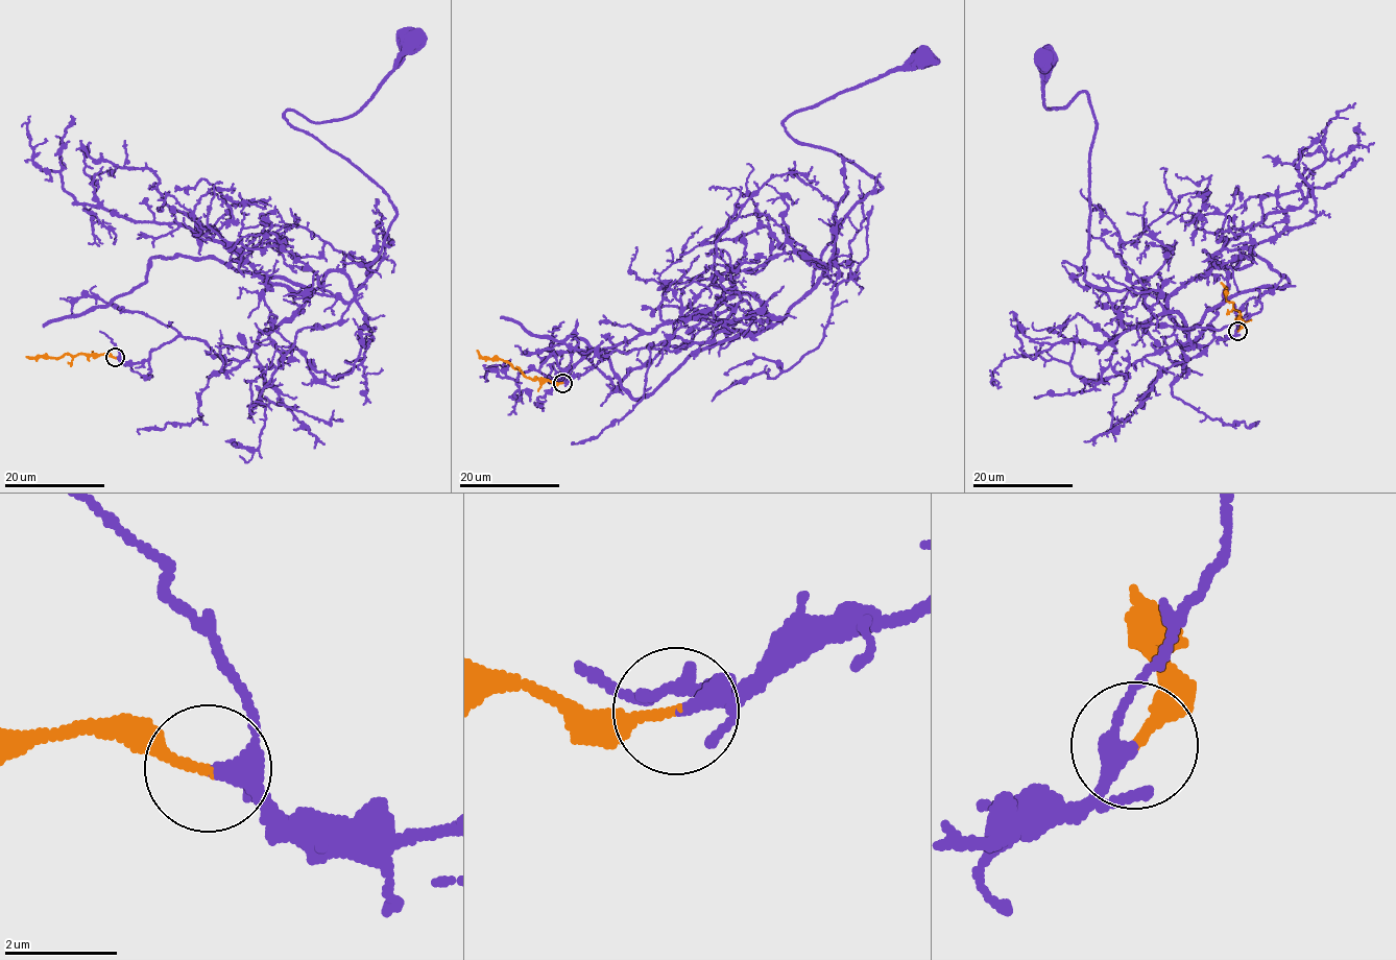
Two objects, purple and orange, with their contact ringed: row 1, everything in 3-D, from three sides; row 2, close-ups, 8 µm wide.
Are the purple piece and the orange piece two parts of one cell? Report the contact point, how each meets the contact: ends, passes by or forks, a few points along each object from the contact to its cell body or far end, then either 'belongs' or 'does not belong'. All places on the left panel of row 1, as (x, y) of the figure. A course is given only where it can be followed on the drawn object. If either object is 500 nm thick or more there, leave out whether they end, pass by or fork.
at (115, 357); purple passes by; orange ends there; purple runs (116, 357), (179, 336), (242, 361), (342, 258), (374, 261), (389, 196), (284, 112), (350, 117), (411, 42); orange runs (116, 357), (66, 354), (57, 358), (26, 357); belongs

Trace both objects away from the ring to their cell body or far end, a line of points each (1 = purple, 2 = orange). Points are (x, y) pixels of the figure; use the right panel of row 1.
1: (1237, 330), (1207, 326), (1183, 366), (1184, 317), (1086, 281), (1096, 120), (1081, 92), (1049, 110), (1042, 60)
2: (1237, 330), (1241, 312), (1226, 300), (1226, 289), (1221, 283)

